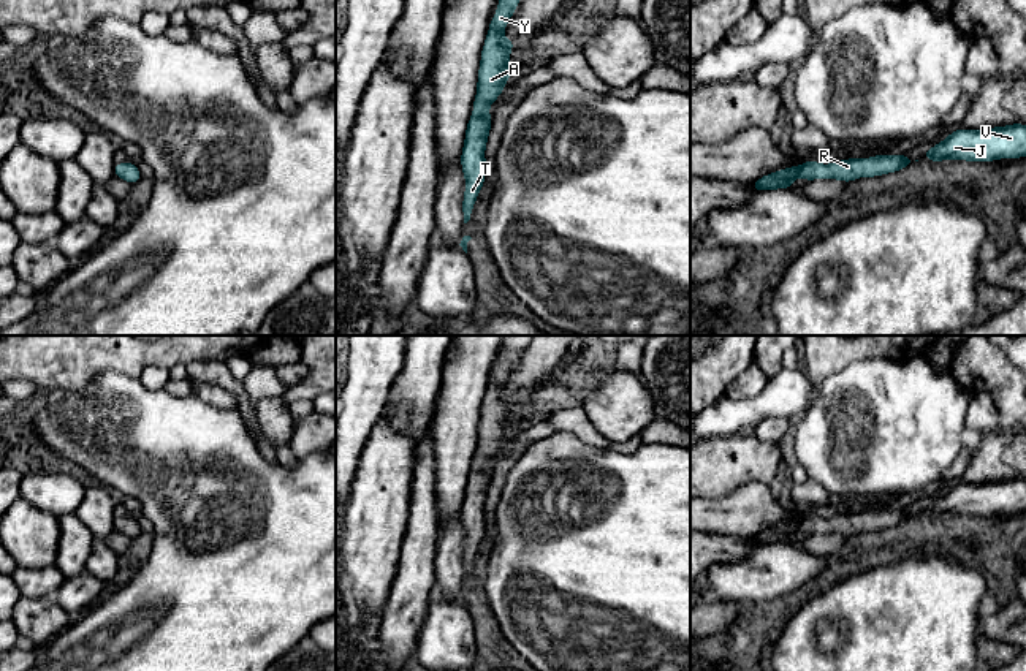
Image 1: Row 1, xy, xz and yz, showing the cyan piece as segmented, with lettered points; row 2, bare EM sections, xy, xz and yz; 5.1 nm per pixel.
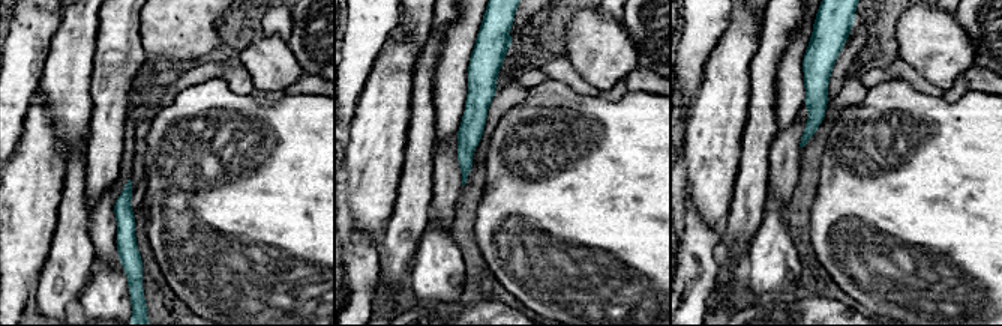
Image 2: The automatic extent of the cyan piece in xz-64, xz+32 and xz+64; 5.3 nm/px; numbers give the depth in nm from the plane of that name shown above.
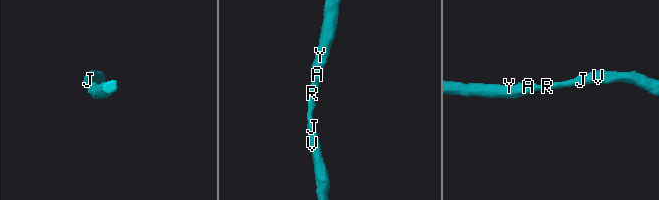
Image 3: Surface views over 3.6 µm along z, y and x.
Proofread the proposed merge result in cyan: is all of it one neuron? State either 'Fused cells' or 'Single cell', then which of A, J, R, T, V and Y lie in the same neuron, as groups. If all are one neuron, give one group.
Single cell. Groups: A J R T V Y

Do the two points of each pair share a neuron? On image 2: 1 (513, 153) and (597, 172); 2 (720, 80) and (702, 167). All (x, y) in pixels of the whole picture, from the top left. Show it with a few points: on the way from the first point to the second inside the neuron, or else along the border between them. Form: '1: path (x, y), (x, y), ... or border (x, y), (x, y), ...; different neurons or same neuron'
1: path (534, 155), (558, 164), (566, 172), (576, 172); same neuron
2: path (720, 101), (711, 134), (711, 146); same neuron

